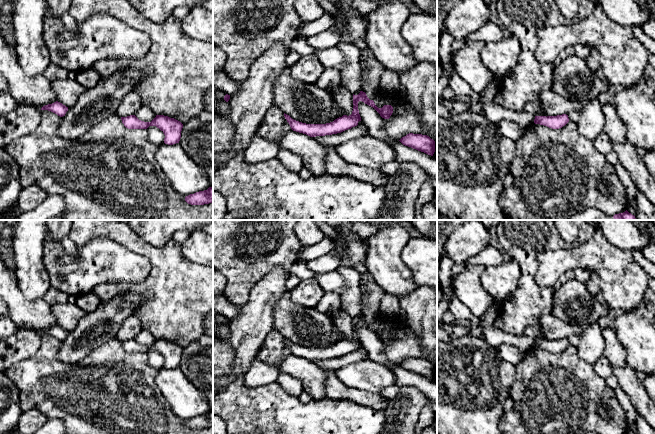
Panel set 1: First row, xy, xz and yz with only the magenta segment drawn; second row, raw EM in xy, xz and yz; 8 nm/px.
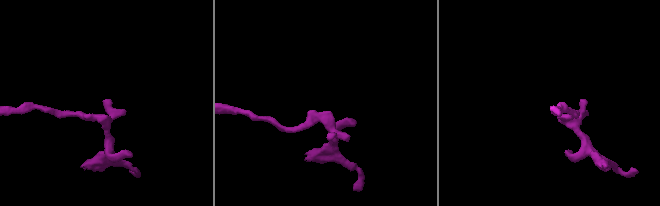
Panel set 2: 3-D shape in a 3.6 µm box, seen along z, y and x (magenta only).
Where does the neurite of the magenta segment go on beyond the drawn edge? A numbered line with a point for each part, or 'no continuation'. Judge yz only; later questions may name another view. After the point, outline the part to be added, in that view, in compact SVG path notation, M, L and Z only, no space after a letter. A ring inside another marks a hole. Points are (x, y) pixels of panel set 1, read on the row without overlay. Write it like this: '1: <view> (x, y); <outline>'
no continuation

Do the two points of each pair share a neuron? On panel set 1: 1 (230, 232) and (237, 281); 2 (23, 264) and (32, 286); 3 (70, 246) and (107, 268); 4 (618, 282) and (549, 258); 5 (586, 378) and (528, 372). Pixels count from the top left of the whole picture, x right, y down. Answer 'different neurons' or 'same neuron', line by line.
1: same neuron
2: same neuron
3: different neurons
4: same neuron
5: same neuron

